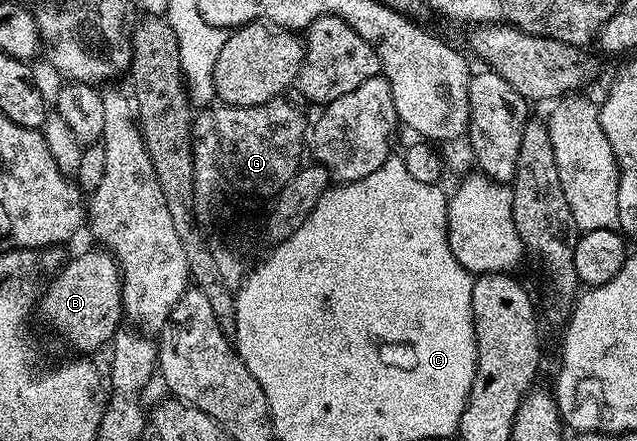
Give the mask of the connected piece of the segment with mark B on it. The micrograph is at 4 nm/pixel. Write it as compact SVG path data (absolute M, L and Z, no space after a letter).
M104 248L93 249L97 250L85 250L82 252L82 254L75 255L74 258L62 268L61 272L57 276L57 279L55 279L54 282L50 284L49 291L47 291L46 294L44 291L44 293L42 293L39 298L39 314L41 310L42 320L45 321L46 324L49 325L59 337L66 338L66 340L69 341L75 349L82 350L82 352L85 353L82 355L85 356L89 356L89 353L91 353L92 350L99 349L100 346L104 344L104 342L105 345L112 343L114 334L123 326L123 307L121 305L121 268L117 265L117 259L114 258L108 250Z

